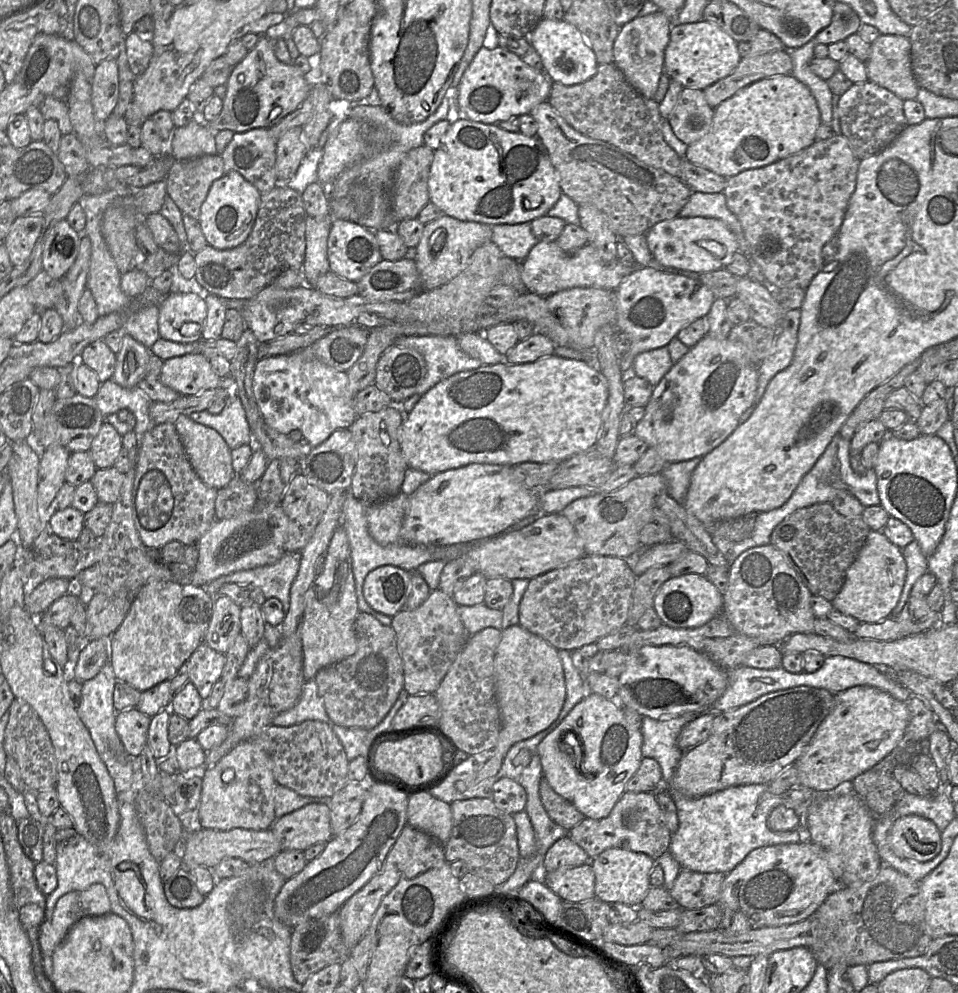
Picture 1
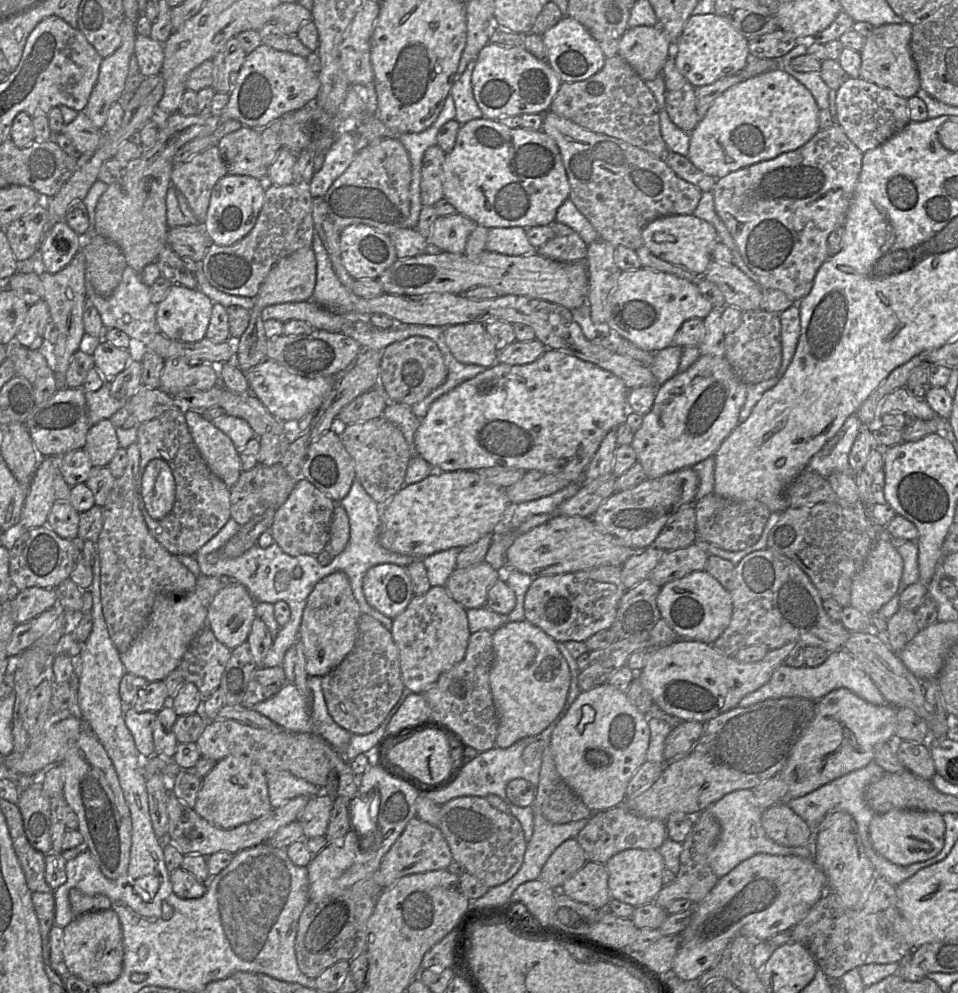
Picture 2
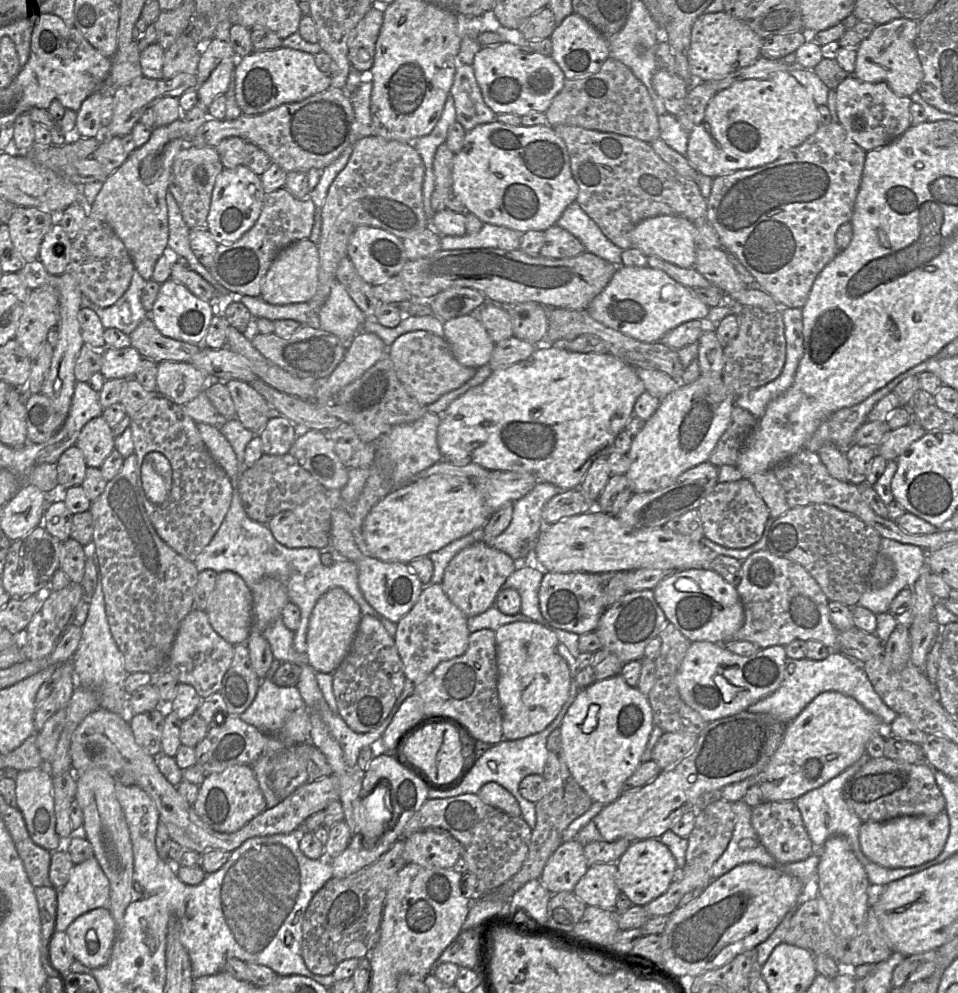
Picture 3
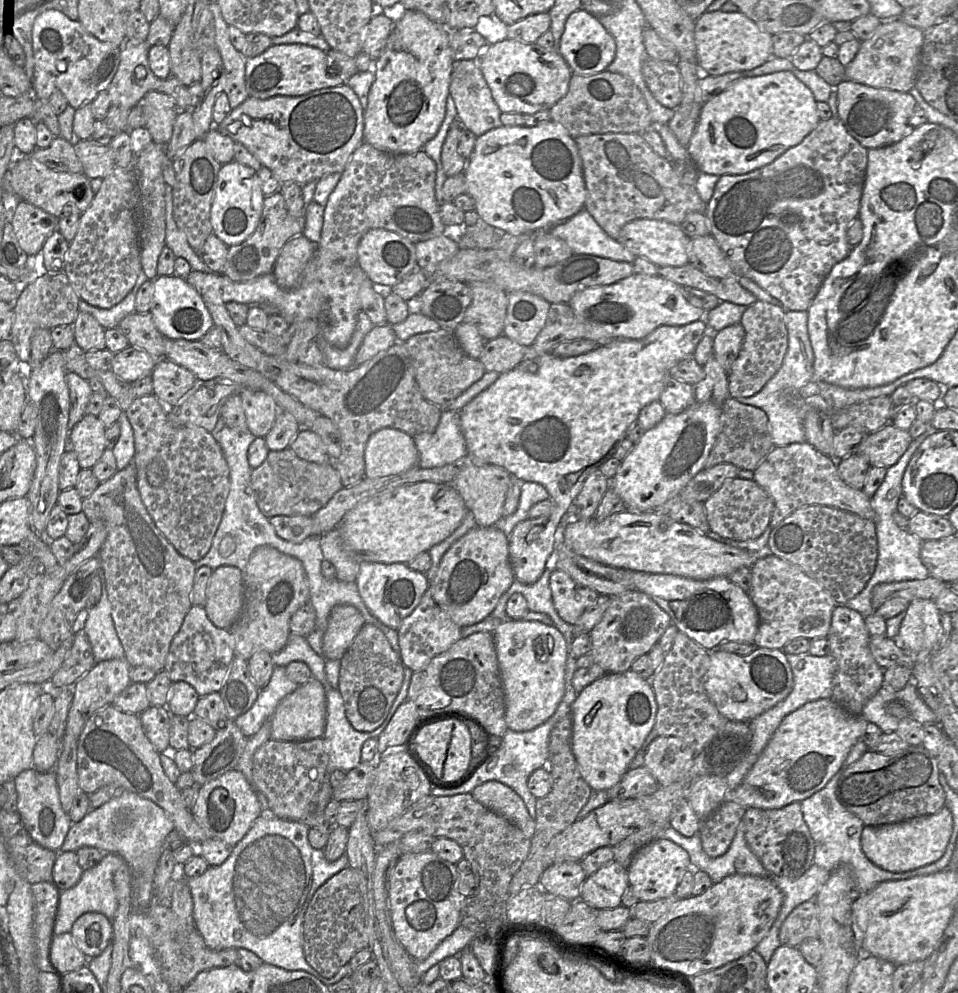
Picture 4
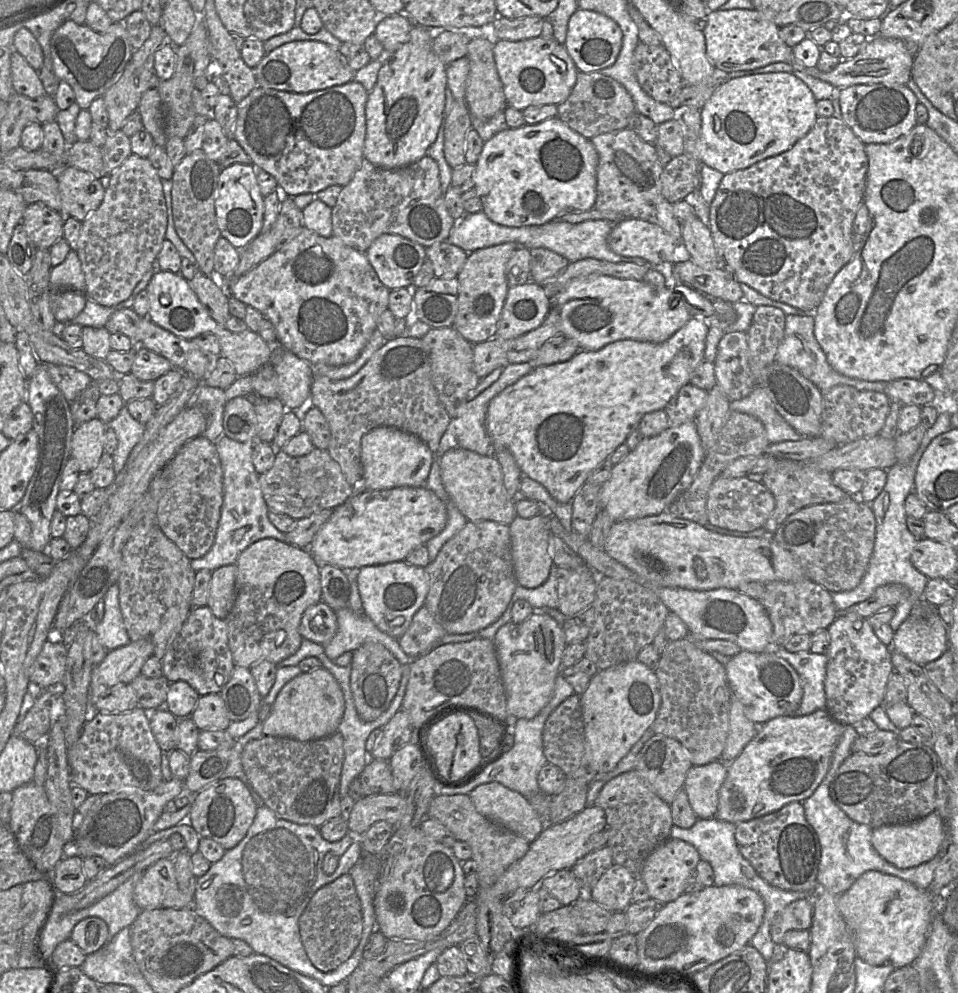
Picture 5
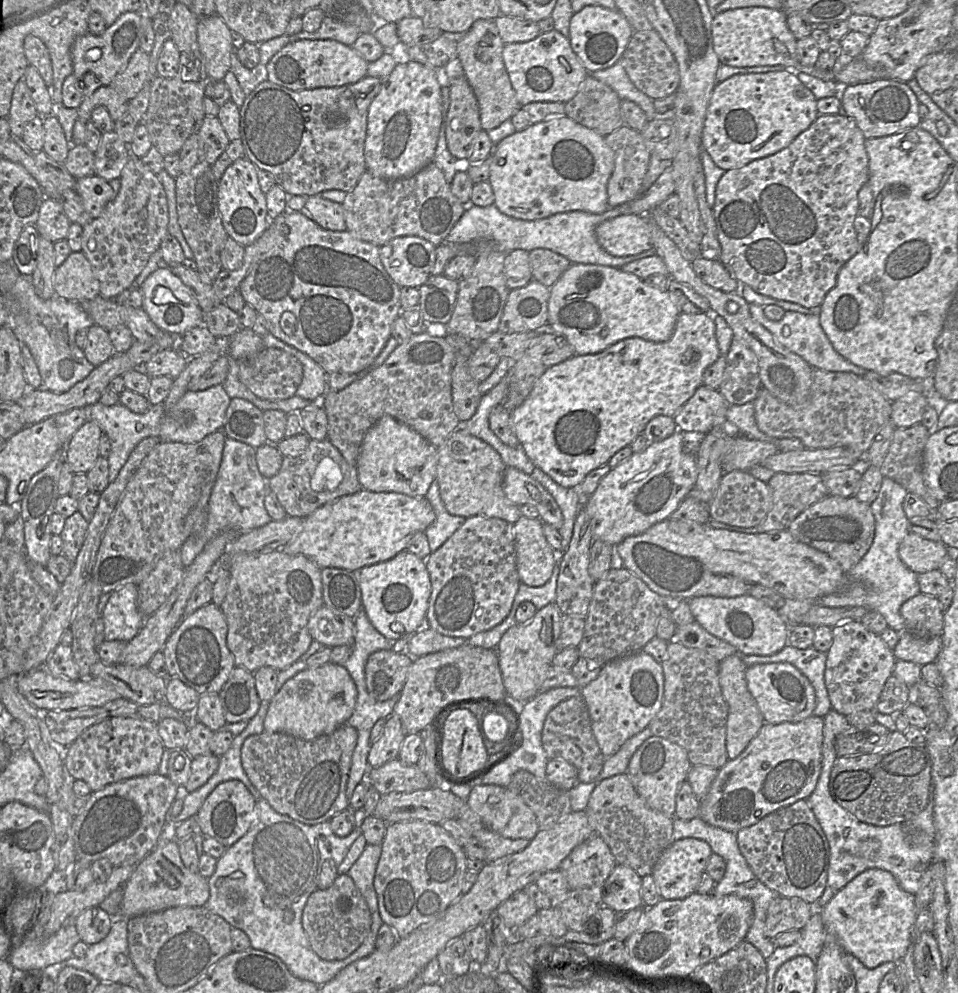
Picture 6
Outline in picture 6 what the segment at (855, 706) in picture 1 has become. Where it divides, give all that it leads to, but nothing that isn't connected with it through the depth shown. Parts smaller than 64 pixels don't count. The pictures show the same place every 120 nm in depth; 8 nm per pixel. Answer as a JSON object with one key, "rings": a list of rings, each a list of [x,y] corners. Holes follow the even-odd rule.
{"rings":[[[811,715],[798,722],[764,723],[745,750],[718,769],[706,796],[699,801],[699,816],[706,823],[736,833],[770,813],[807,799],[816,787],[822,767],[823,717]]]}

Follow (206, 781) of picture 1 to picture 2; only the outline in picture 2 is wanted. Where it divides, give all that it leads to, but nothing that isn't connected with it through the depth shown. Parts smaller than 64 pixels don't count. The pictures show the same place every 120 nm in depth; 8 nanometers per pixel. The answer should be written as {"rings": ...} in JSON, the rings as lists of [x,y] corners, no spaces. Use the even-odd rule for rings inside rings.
{"rings":[[[228,756],[218,761],[202,779],[194,810],[210,824],[231,829],[256,820],[272,810],[266,772],[246,756]]]}

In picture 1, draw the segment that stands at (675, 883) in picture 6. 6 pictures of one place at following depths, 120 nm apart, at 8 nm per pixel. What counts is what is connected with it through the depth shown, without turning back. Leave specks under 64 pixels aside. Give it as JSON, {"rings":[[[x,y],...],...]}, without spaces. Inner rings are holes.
{"rings":[[[610,848],[591,859],[595,875],[594,891],[599,900],[610,903],[622,903],[632,907],[640,907],[649,889],[649,875],[655,861],[648,855],[621,848]]]}

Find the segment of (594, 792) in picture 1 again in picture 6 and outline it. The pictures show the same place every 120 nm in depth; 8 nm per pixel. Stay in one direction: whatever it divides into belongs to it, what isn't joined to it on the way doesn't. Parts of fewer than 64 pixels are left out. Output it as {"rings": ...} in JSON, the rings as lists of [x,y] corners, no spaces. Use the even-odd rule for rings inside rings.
{"rings":[[[642,651],[604,664],[597,678],[581,688],[592,732],[606,758],[615,754],[626,740],[649,727],[662,706],[663,693],[662,666]]]}

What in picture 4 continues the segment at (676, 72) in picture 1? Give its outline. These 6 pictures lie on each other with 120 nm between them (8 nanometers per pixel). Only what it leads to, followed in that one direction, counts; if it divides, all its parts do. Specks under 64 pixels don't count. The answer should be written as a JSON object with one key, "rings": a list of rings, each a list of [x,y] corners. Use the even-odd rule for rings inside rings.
{"rings":[[[705,11],[695,21],[696,63],[703,74],[722,75],[748,71],[773,57],[772,35],[740,11]]]}

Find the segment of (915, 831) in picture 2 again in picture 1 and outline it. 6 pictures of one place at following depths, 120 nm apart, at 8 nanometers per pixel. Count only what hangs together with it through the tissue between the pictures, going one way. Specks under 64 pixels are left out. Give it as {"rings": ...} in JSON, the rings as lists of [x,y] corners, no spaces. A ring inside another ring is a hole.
{"rings":[[[907,815],[895,820],[889,830],[888,842],[897,856],[927,862],[941,850],[941,832],[931,820]]]}

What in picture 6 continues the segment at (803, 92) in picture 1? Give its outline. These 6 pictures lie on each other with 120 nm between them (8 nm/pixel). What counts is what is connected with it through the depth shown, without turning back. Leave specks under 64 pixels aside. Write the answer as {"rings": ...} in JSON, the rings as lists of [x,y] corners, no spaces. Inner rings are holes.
{"rings":[[[770,71],[733,75],[718,82],[713,89],[702,132],[702,150],[706,150],[715,164],[725,171],[776,154],[789,146],[817,119],[817,101],[813,92],[793,72]]]}

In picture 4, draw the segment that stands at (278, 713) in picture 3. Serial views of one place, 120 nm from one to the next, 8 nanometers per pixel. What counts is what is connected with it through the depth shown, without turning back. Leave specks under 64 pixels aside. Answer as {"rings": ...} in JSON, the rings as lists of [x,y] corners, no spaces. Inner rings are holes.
{"rings":[[[274,666],[269,683],[260,689],[253,706],[234,720],[247,738],[256,734],[270,720],[279,703],[300,686],[287,677],[285,670],[285,666]]]}

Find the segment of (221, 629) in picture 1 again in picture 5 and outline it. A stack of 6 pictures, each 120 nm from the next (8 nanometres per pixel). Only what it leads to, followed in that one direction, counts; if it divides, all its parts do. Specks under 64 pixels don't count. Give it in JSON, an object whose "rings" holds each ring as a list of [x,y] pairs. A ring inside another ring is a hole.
{"rings":[[[235,564],[222,566],[211,572],[206,606],[218,619],[225,620],[234,605],[235,581]]]}

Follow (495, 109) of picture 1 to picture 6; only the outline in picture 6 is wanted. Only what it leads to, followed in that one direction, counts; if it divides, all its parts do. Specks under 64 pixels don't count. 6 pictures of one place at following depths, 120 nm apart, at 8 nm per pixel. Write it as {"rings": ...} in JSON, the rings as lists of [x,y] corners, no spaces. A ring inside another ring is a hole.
{"rings":[[[556,29],[540,33],[526,42],[505,44],[502,57],[517,100],[522,107],[531,102],[566,103],[576,95],[589,74],[573,51],[569,38]]]}

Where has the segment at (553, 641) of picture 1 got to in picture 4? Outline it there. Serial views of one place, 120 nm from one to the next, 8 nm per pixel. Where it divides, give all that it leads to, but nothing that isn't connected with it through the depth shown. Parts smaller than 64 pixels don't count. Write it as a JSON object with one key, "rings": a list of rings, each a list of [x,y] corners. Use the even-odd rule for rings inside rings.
{"rings":[[[558,568],[551,573],[550,588],[556,611],[570,625],[574,625],[599,596],[595,590],[576,582]]]}

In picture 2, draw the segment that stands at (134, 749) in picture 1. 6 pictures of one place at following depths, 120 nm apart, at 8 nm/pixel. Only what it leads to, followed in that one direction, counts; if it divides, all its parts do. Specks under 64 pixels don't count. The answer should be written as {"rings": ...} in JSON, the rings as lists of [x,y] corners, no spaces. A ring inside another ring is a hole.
{"rings":[[[128,706],[124,712],[124,721],[129,729],[142,760],[155,754],[153,742],[153,730],[157,713],[137,712]]]}

